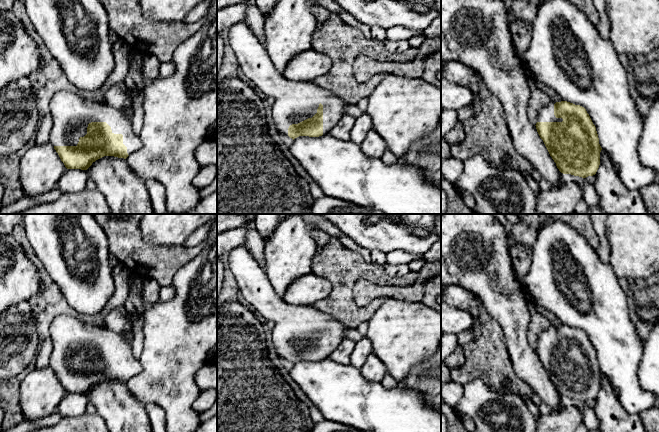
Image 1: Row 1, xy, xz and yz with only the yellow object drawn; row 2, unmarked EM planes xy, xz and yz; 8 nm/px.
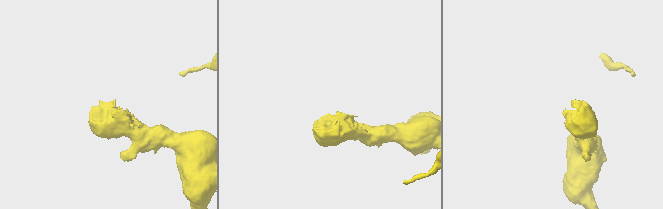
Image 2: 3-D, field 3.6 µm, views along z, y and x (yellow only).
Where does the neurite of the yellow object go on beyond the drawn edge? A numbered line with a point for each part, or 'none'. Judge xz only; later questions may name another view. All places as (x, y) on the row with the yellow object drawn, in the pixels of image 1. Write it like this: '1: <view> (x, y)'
1: xz (295, 102)

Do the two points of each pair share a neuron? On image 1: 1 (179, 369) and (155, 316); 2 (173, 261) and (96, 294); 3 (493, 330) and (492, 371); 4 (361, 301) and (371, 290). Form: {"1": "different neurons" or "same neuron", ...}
{"1": "same neuron", "2": "different neurons", "3": "same neuron", "4": "same neuron"}

